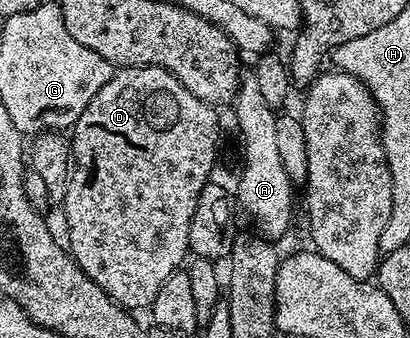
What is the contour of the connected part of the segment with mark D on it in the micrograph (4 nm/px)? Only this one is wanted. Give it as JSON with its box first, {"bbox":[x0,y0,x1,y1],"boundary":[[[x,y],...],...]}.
{"bbox":[62,65,220,309],"boundary":[[[147,65],[121,67],[112,74],[110,81],[106,81],[106,85],[102,85],[102,89],[98,89],[94,101],[90,101],[90,105],[82,109],[70,128],[70,174],[62,200],[64,219],[68,222],[66,247],[76,264],[84,270],[86,277],[94,280],[112,298],[112,302],[125,309],[151,308],[154,297],[158,297],[158,289],[162,289],[162,285],[172,274],[181,270],[182,264],[189,258],[190,221],[200,200],[201,189],[213,178],[212,166],[216,163],[216,142],[220,139],[220,119],[216,116],[216,111],[213,104],[194,97],[194,93],[190,93],[190,89],[183,87],[178,77],[174,77],[166,69]]]}

